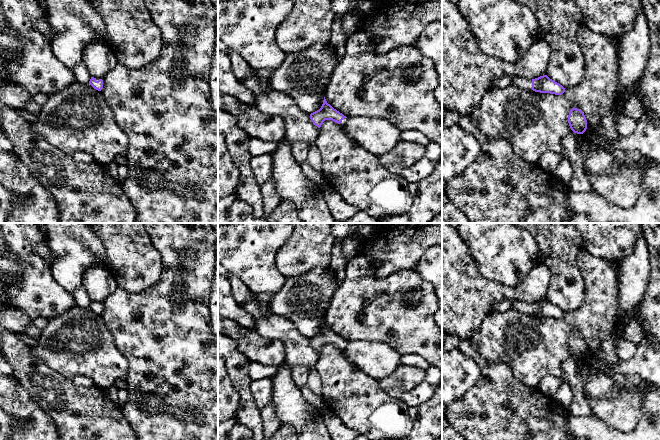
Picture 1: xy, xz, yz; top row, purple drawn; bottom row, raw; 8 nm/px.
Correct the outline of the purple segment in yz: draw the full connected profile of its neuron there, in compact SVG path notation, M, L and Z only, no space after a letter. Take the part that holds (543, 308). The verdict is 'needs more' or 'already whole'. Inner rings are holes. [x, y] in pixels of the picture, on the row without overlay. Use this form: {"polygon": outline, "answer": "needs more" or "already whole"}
{"polygon": "M547 299L535 303L514 301L511 309L522 313L533 314L535 316L555 319L562 319L565 316L565 312L562 309L550 303Z", "answer": "needs more"}

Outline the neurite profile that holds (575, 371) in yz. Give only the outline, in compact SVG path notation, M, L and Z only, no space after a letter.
M572 357L563 363L560 379L569 383L574 392L568 408L571 416L589 416L592 413L584 393L585 385L591 376L589 366L582 358Z

